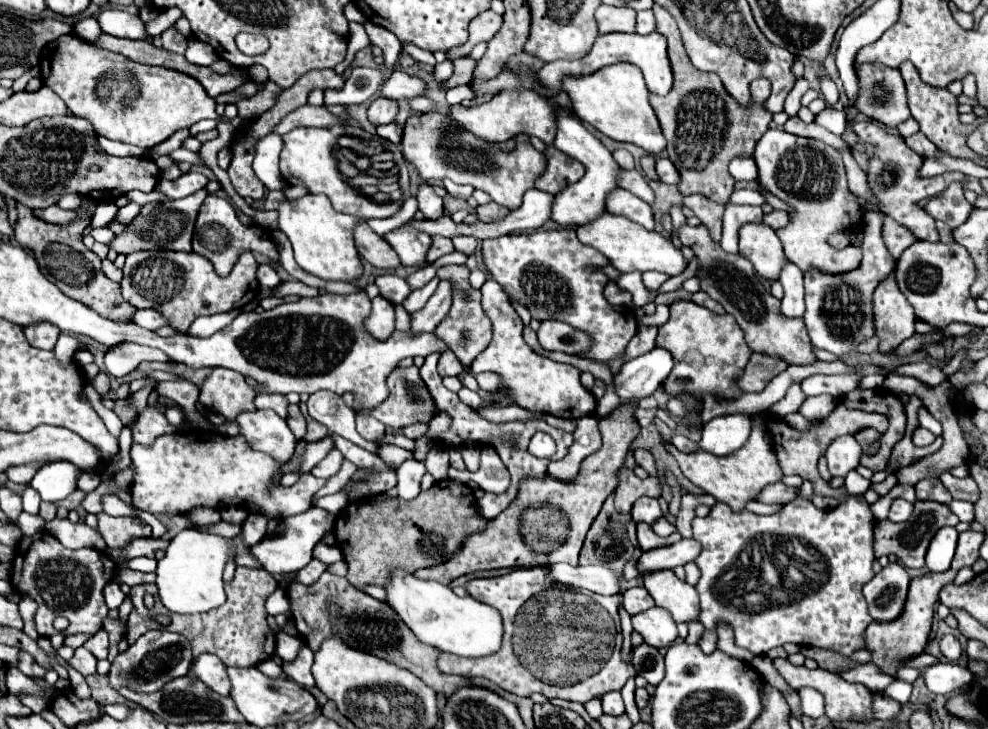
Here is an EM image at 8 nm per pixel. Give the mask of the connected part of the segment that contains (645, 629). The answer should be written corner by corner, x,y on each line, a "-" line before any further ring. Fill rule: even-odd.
654,606
642,614
632,616
634,630
644,638
644,642
652,648
666,648
678,638
676,622
668,616
666,610

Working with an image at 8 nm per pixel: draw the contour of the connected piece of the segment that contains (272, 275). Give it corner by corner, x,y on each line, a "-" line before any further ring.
262,264
258,268
258,282
264,288
276,288
280,284
280,276
276,274
276,270
270,264

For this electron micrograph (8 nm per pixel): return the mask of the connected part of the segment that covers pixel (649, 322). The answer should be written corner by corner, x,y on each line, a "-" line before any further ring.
662,304
662,306
656,306
656,312
652,316
644,316
640,320
640,324
642,326
656,326
656,328
660,328
666,320
668,320
668,306

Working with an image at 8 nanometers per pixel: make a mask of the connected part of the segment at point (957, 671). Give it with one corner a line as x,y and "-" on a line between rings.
938,662
924,670
924,680
930,692
950,694
956,690
966,690
972,684
972,672
964,666
952,662

